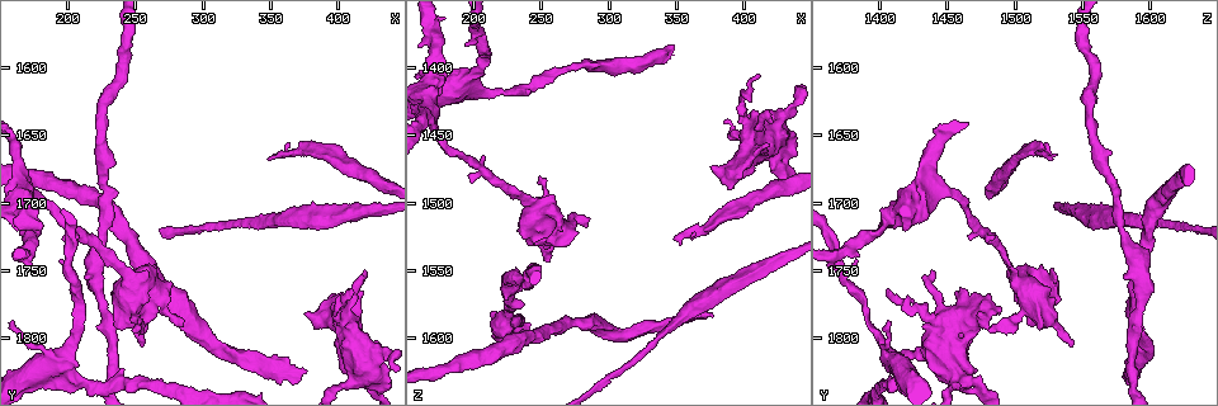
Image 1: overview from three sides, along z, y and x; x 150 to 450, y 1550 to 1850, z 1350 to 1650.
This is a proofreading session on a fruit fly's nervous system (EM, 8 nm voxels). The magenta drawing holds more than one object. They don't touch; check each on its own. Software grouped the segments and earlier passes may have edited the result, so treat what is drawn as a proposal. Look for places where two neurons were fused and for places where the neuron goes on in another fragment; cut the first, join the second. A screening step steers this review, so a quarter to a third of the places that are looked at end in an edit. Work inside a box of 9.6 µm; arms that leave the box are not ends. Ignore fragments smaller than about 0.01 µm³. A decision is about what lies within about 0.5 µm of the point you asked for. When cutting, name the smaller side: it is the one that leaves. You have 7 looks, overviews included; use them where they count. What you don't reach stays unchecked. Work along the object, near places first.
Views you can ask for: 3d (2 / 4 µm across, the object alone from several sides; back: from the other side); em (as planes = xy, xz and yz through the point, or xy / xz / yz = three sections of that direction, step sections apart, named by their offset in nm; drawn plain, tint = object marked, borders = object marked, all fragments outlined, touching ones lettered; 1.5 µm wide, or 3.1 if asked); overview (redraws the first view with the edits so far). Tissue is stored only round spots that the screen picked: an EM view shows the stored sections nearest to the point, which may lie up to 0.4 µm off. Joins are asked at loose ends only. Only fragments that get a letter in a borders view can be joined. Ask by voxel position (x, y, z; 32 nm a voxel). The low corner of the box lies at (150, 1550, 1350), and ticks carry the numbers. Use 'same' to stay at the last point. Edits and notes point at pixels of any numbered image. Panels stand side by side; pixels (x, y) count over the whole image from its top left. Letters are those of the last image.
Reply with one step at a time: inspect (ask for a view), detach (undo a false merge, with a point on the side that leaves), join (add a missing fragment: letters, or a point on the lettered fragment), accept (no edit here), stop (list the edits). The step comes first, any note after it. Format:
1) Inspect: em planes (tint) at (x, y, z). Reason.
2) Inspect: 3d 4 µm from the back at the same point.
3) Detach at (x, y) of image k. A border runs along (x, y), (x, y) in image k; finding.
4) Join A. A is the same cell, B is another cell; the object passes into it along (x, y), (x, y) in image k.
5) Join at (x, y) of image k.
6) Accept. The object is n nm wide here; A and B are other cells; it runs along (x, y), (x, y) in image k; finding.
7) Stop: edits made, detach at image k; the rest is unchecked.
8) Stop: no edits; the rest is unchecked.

Inspect: em xz step 4 (tint) at (240, 1748, 1498). Calibre changes.

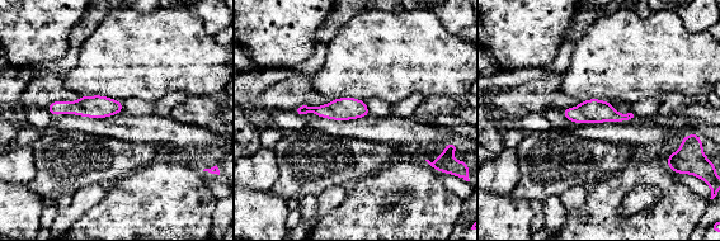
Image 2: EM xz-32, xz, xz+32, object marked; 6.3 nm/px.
Inspect: em yz step 8 (borders) at the same point.

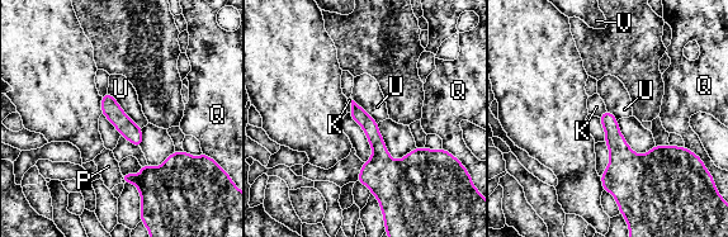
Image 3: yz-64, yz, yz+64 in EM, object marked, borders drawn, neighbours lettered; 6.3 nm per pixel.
Accept. K, P, Q, U and V are other cells; it runs along (107, 96), (110, 109), (138, 142) in image 3; all the same neuron.

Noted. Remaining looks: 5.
Inspect: 3d 2 µm from the back at (352, 1664, 1532). Long arm stops here.

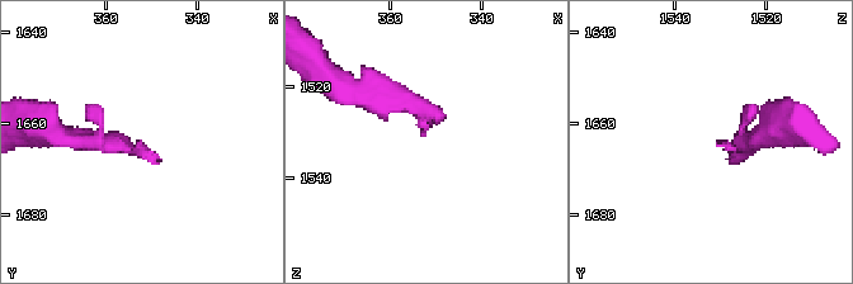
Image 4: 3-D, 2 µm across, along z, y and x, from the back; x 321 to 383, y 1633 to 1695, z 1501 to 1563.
Inspect: em planes (tint) at (352, 1665, 1531).

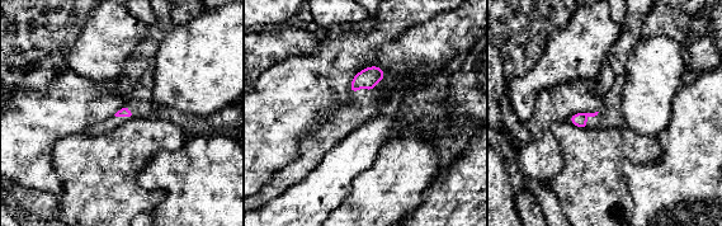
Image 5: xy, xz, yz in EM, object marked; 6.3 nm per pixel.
Inspect: em planes (borders) at the same point. What lies round it.

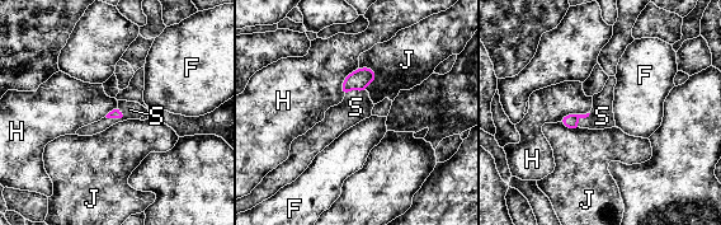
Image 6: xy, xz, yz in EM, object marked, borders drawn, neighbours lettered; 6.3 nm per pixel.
Join S. S is the same cell, F, H and J are other cells; it goes on there.

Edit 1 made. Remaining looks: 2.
Inspect: em planes (borders) at (348, 1716, 1592). Thick turns thin.

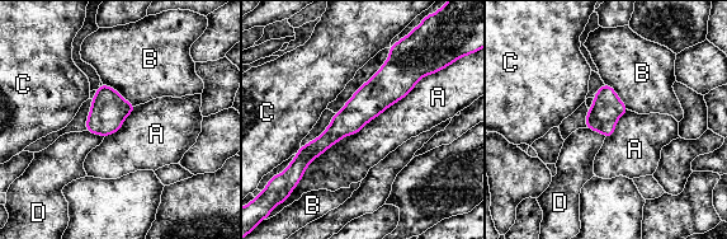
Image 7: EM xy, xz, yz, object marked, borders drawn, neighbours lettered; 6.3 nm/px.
Accept. A, B, C and D are other cells; all the same neuron.

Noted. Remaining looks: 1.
Stop: edits made, join at image 6; the rest is unchecked.

